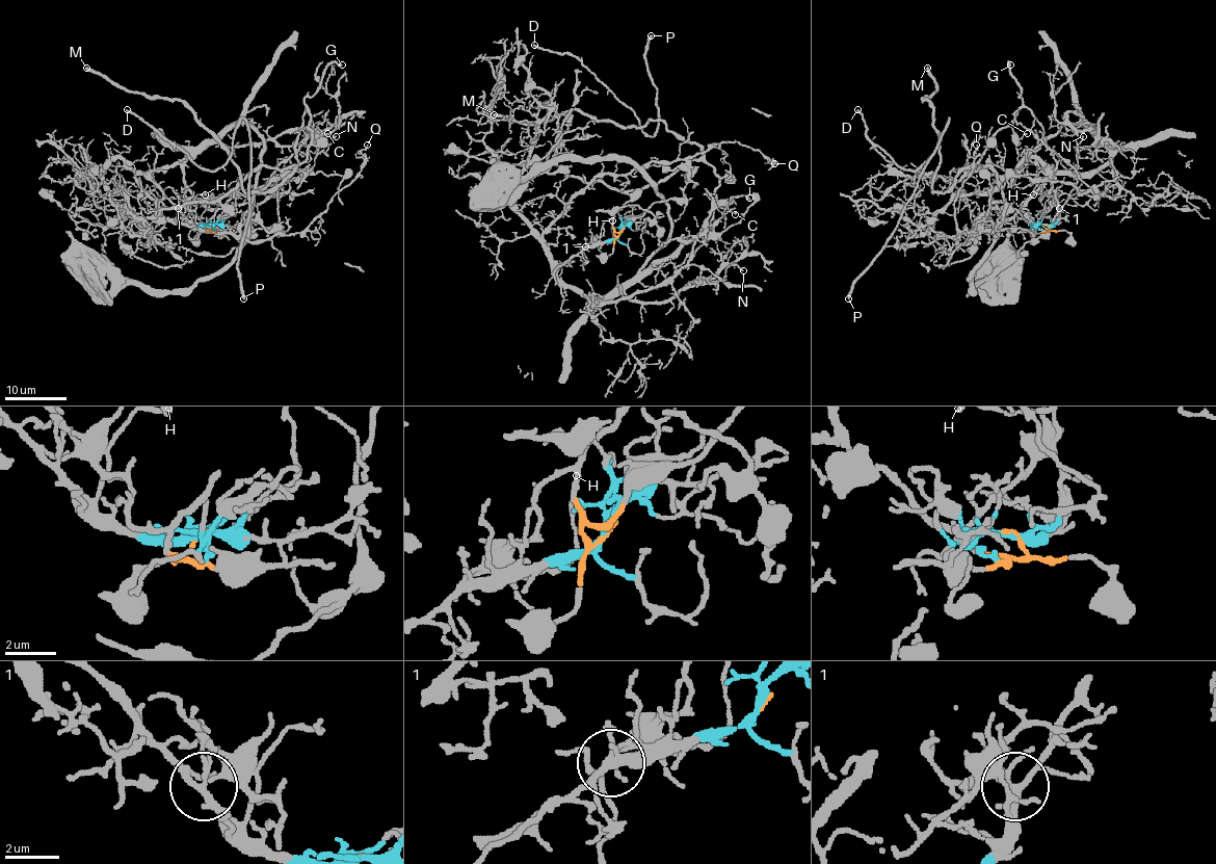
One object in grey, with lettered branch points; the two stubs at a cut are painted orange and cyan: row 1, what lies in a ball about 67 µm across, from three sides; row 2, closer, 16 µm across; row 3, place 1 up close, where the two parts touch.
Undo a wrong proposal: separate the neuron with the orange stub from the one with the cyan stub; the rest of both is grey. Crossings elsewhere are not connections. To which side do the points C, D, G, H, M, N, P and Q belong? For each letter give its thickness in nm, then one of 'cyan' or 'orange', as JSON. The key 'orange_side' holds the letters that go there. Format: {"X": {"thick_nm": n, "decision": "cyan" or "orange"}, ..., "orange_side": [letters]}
{"C": {"thick_nm": 140, "decision": "orange"}, "D": {"thick_nm": 280, "decision": "orange"}, "G": {"thick_nm": 280, "decision": "orange"}, "H": {"thick_nm": 120, "decision": "cyan"}, "M": {"thick_nm": 380, "decision": "orange"}, "N": {"thick_nm": 150, "decision": "cyan"}, "P": {"thick_nm": 360, "decision": "orange"}, "Q": {"thick_nm": 150, "decision": "cyan"}, "orange_side": ["C", "D", "G", "M", "P"]}

